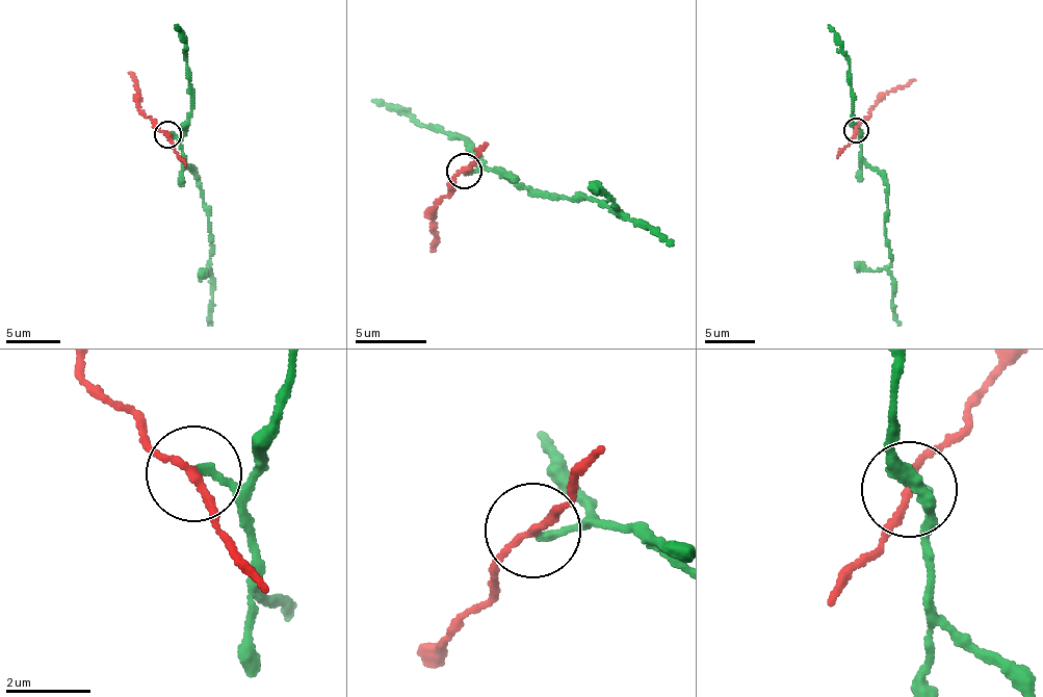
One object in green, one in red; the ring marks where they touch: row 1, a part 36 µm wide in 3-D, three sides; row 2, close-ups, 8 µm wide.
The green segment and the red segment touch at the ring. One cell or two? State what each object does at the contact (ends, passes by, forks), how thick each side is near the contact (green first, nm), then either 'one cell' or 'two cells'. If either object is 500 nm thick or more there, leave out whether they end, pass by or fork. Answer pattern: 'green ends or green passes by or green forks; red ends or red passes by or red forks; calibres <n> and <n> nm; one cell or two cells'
green ends; red passes by; calibres 180 and 160 nm; two cells

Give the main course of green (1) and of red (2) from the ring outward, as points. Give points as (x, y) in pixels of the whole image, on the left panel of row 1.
1: (168, 133), (180, 143), (184, 160), (197, 180), (210, 233), (210, 325)
2: (166, 133), (135, 101), (138, 89), (131, 72)

